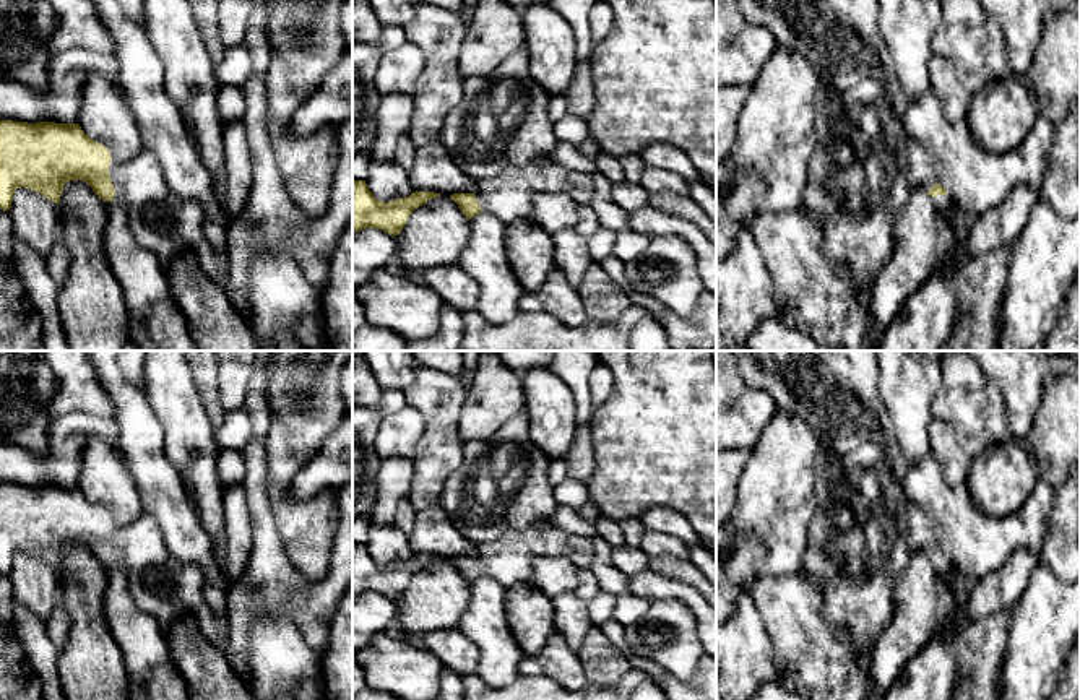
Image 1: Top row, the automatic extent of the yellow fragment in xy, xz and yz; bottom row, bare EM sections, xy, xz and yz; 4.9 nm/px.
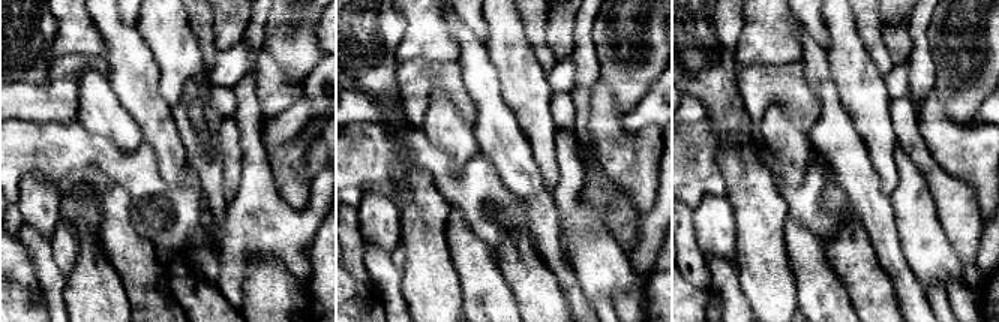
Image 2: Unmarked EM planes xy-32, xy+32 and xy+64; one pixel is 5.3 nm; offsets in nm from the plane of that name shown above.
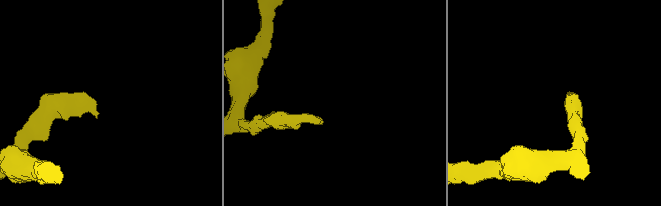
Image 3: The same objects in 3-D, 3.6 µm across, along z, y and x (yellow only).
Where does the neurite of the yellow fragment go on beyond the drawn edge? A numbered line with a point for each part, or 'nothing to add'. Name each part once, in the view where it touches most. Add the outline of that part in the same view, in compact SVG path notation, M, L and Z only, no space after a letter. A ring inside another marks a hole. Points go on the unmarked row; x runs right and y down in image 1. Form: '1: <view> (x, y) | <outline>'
1: xy (168, 588) | M143 513L130 525L110 523L114 564L127 570L133 601L146 609L166 630L180 617L197 617L201 633L218 648L226 650L218 627L201 603L203 572L166 552L156 520Z

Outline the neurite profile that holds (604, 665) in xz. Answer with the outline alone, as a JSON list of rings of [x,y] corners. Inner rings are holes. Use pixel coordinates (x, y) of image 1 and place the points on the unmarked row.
[[[591,627],[577,651],[590,685],[609,687],[632,668],[624,653],[609,642],[599,627]]]

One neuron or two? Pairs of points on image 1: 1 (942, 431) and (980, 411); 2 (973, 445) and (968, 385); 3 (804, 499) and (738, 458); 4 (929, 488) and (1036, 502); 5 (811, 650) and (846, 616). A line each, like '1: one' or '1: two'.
1: two
2: one
3: two
4: one
5: two

